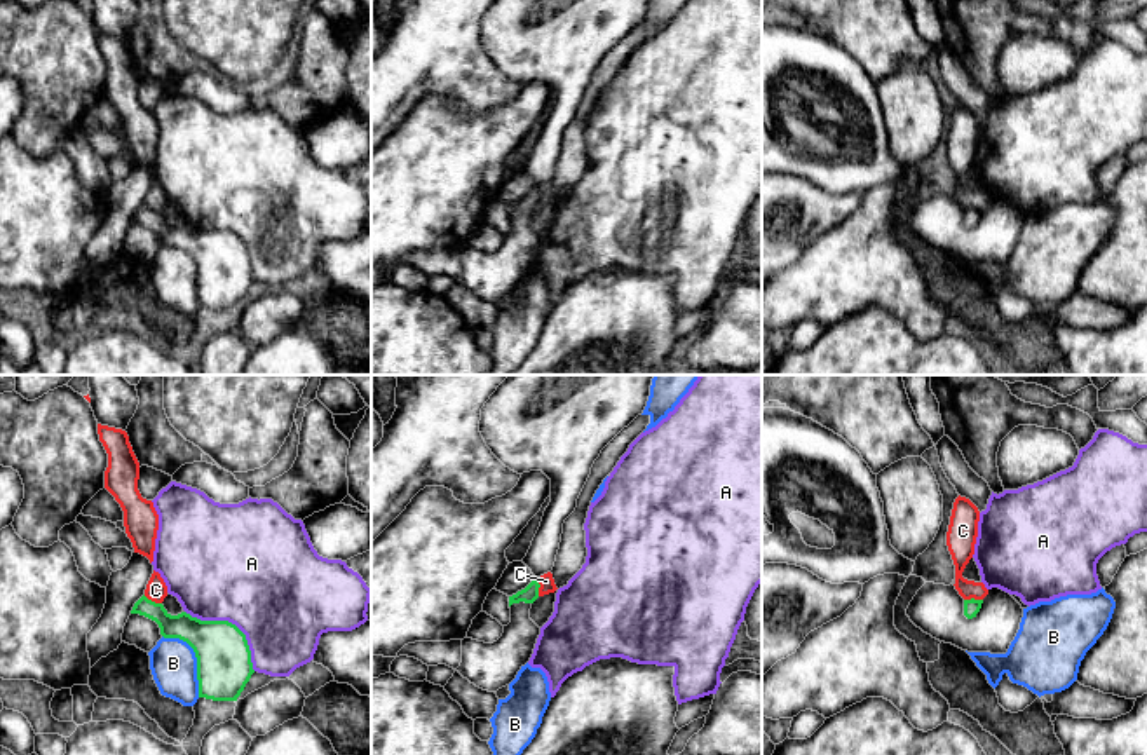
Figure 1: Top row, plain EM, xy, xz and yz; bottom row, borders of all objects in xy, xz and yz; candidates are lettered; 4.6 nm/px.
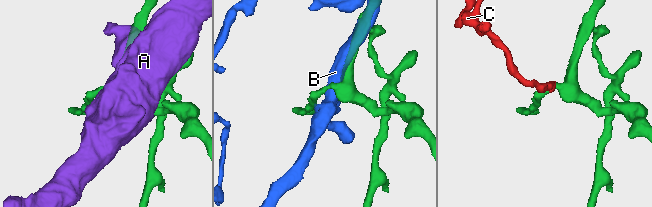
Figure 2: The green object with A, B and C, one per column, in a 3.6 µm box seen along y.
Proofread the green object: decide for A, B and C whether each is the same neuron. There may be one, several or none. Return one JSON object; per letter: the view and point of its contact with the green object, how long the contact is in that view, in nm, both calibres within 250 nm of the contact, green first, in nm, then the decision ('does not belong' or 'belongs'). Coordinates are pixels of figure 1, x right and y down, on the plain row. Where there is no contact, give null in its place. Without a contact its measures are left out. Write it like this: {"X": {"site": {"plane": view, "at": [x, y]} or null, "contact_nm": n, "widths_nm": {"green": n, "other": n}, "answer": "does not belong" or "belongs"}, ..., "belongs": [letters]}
{"A": {"site": {"plane": "xy", "at": [230, 232]}, "contact_nm": 420, "widths_nm": {"green": 260, "other": 500}, "answer": "does not belong"}, "B": {"site": {"plane": "xy", "at": [196, 265]}, "contact_nm": 340, "widths_nm": {"green": 260, "other": 220}, "answer": "does not belong"}, "C": {"site": {"plane": "xz", "at": [539, 196]}, "contact_nm": 90, "widths_nm": {"green": 80, "other": 70}, "answer": "does not belong"}, "belongs": []}

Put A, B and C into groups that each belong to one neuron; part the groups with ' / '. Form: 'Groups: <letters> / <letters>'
Groups: A / B / C

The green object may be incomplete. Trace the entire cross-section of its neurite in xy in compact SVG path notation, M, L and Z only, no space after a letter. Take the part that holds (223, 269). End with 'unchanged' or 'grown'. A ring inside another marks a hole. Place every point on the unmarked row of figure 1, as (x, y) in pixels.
M145 204L131 223L155 230L164 248L187 251L197 267L199 307L237 310L251 284L251 260L246 244L228 230L200 230L187 221L171 225L162 213Z | unchanged

